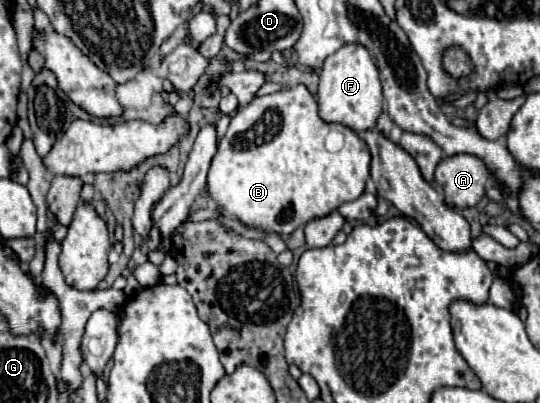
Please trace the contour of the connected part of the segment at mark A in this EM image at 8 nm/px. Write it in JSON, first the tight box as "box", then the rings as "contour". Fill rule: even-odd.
{"box":[435,154,487,208],"contour":[[[473,154],[445,156],[435,170],[435,186],[455,208],[475,206],[485,196],[487,178],[485,162]]]}

